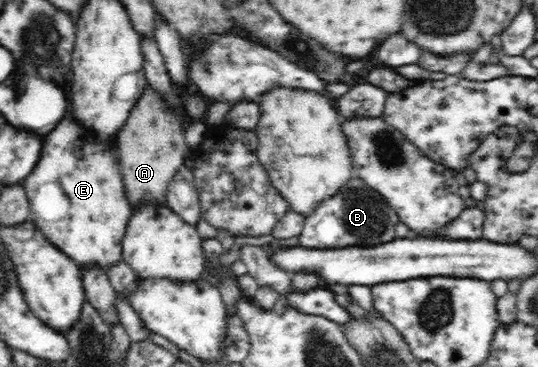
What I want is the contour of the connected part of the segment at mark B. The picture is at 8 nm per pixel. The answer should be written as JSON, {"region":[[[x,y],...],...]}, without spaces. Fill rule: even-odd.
{"region":[[[353,176],[333,198],[306,217],[298,247],[338,249],[347,247],[371,248],[396,239],[396,212],[377,190],[370,188],[361,178]]]}

